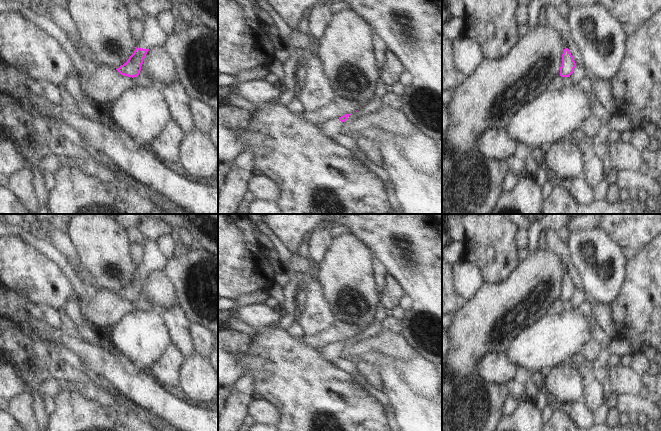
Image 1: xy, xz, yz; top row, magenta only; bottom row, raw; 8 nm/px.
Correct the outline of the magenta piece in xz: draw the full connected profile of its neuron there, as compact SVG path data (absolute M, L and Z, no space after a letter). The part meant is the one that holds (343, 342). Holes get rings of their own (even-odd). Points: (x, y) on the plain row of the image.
M345 338L340 342L333 342L323 346L321 350L321 357L330 363L334 362L336 359L341 357L341 354L345 349L345 345L350 339L351 338Z

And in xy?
M146 239L143 254L134 277L126 287L116 294L124 300L137 301L141 295L143 284L152 271L161 271L167 258L159 251L156 239Z

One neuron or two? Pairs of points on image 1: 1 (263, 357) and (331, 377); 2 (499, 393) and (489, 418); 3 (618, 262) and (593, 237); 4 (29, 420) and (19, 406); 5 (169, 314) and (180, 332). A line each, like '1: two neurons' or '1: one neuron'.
1: one neuron
2: one neuron
3: one neuron
4: one neuron
5: one neuron

